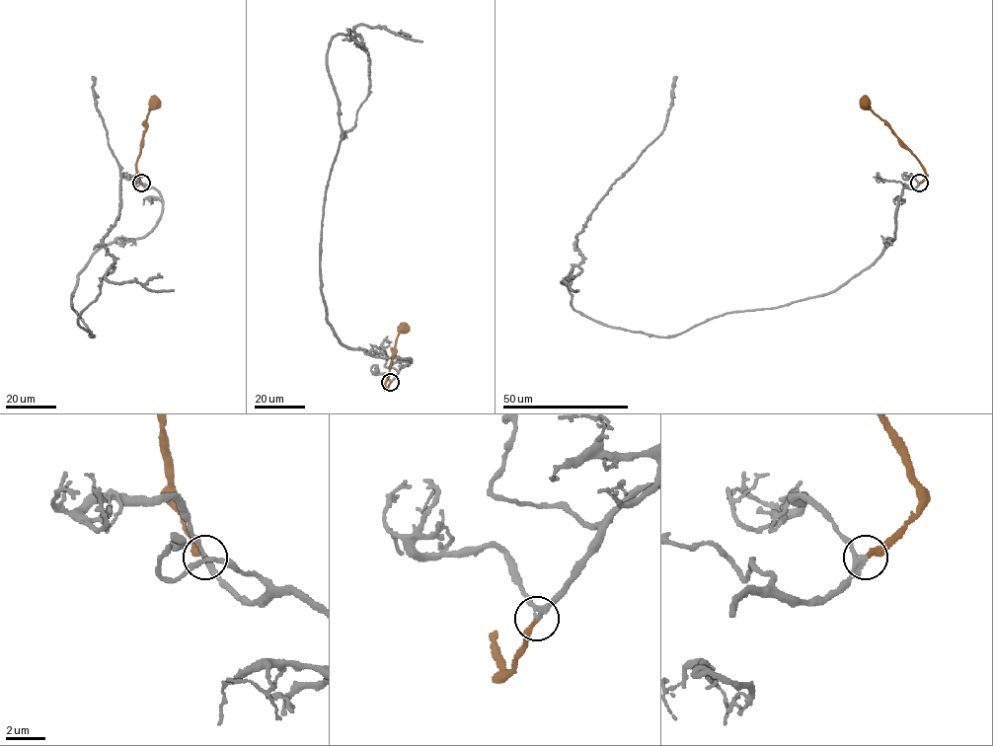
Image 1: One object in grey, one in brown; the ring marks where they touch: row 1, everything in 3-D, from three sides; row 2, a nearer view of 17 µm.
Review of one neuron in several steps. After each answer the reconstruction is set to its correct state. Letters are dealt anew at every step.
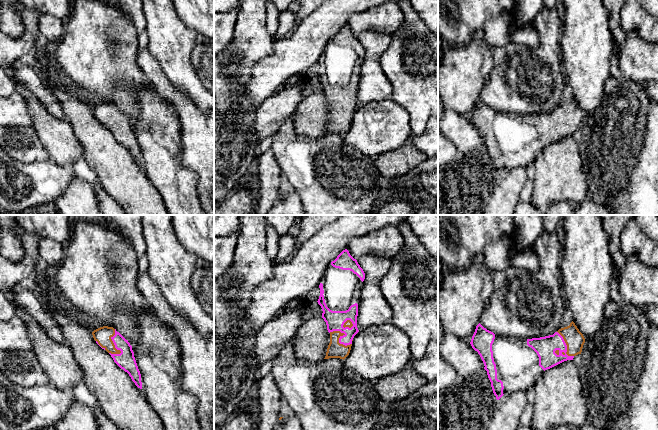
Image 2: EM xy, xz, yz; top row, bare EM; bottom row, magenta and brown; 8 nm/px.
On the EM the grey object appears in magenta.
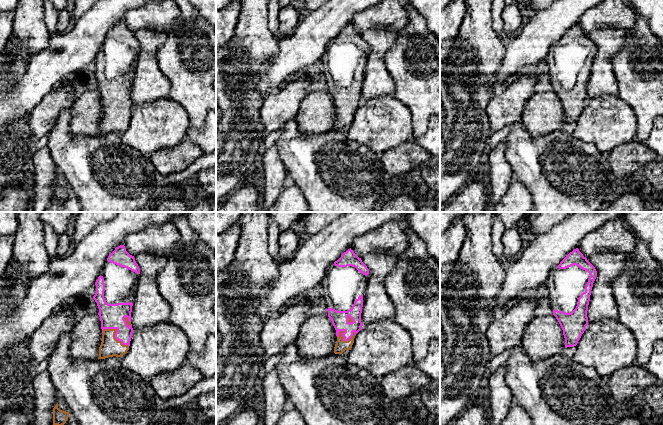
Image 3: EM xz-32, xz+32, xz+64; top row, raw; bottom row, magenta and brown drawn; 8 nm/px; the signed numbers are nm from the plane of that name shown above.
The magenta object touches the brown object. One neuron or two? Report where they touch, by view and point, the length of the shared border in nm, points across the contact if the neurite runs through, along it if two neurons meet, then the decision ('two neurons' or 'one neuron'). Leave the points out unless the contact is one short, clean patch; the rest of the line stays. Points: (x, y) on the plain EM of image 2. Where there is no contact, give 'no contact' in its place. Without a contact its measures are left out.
contact xz (340, 113); length 200 nm; way xz (335, 96), (342, 103), (340, 113), (339, 122), (335, 126); one neuron

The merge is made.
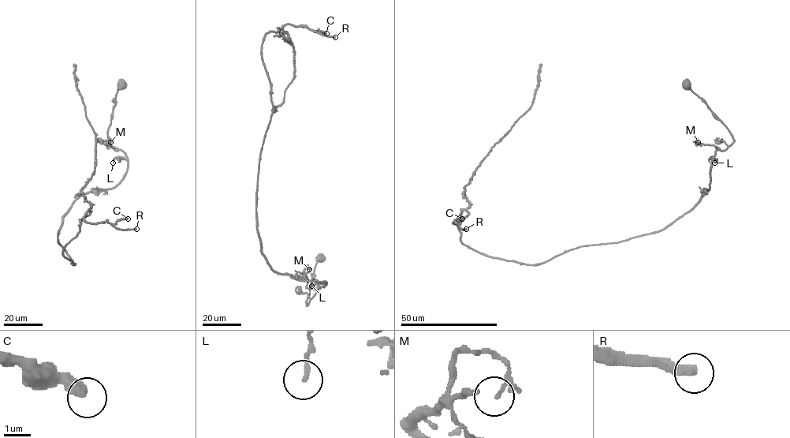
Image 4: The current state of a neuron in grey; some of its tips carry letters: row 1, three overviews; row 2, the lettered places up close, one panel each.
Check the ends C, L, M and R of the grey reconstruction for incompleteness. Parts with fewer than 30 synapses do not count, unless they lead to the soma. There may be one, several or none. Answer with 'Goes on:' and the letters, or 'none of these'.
Goes on: R

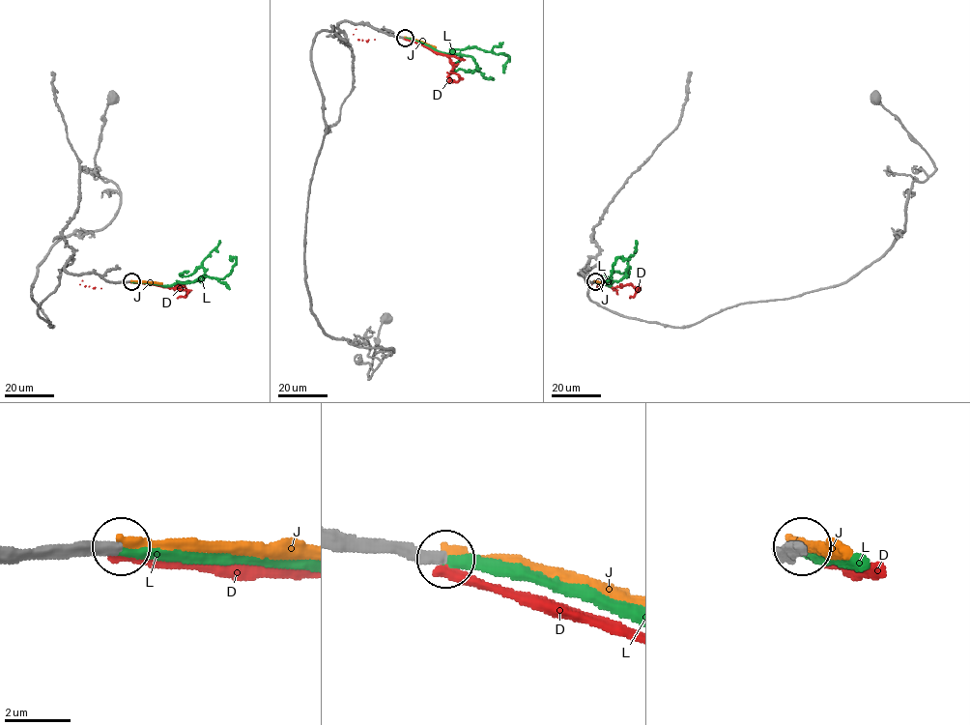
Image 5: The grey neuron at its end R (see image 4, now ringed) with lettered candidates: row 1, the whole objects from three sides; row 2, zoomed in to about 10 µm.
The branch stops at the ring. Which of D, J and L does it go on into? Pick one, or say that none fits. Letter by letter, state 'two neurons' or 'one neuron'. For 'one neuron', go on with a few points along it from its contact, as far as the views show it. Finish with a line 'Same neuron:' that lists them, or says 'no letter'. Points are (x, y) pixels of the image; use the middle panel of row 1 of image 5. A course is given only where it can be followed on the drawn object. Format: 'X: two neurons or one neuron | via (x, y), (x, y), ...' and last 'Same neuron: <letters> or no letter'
D: two neurons
J: two neurons
L: one neuron | via (405, 38), (424, 43), (442, 52), (474, 47), (503, 53), (509, 58), (502, 72)
Same neuron: L

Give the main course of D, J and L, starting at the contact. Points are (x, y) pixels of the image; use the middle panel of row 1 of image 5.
D: (405, 38), (445, 54), (452, 67), (449, 77), (457, 81), (460, 78), (450, 72)
J: (405, 38), (436, 47)
L: (405, 38), (424, 43), (442, 52), (474, 47), (503, 53), (509, 58), (502, 72)

